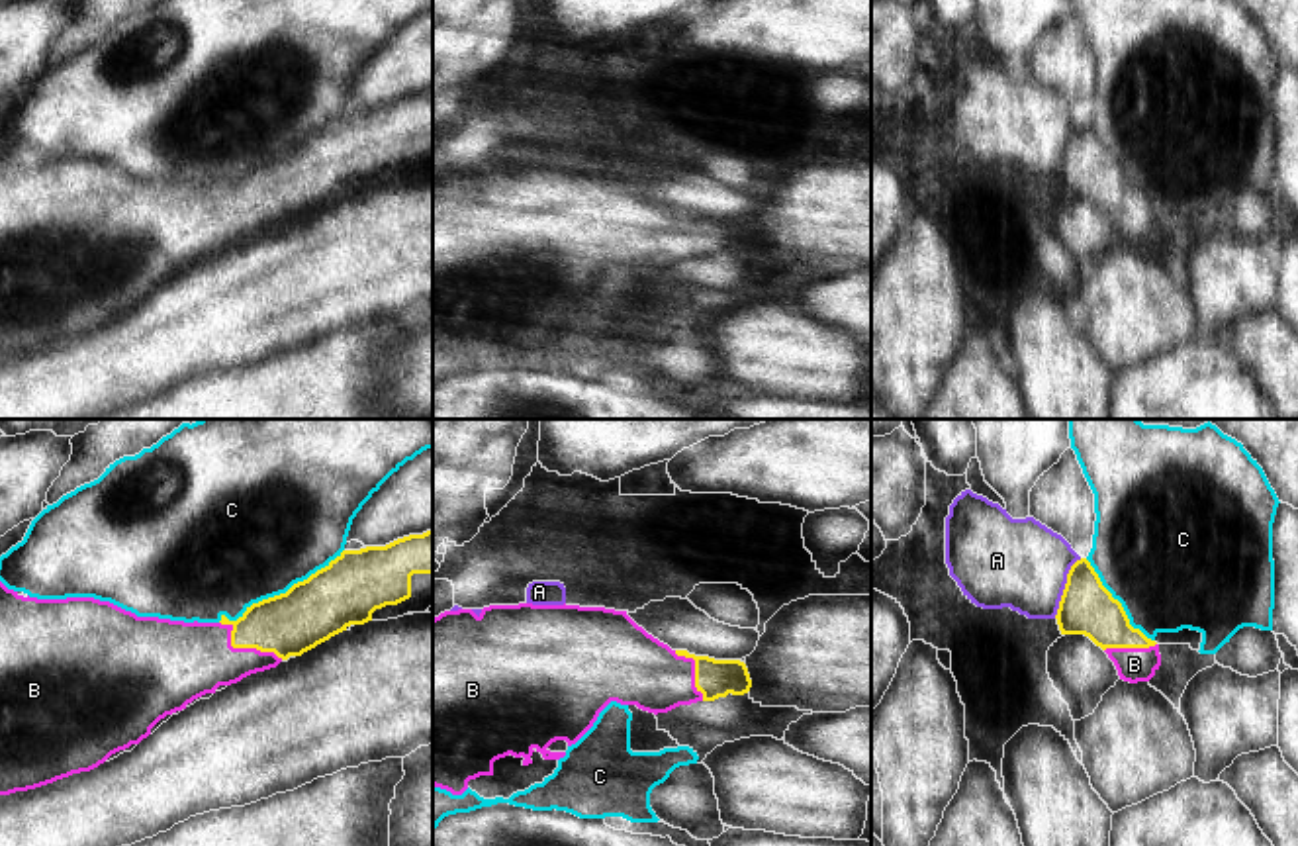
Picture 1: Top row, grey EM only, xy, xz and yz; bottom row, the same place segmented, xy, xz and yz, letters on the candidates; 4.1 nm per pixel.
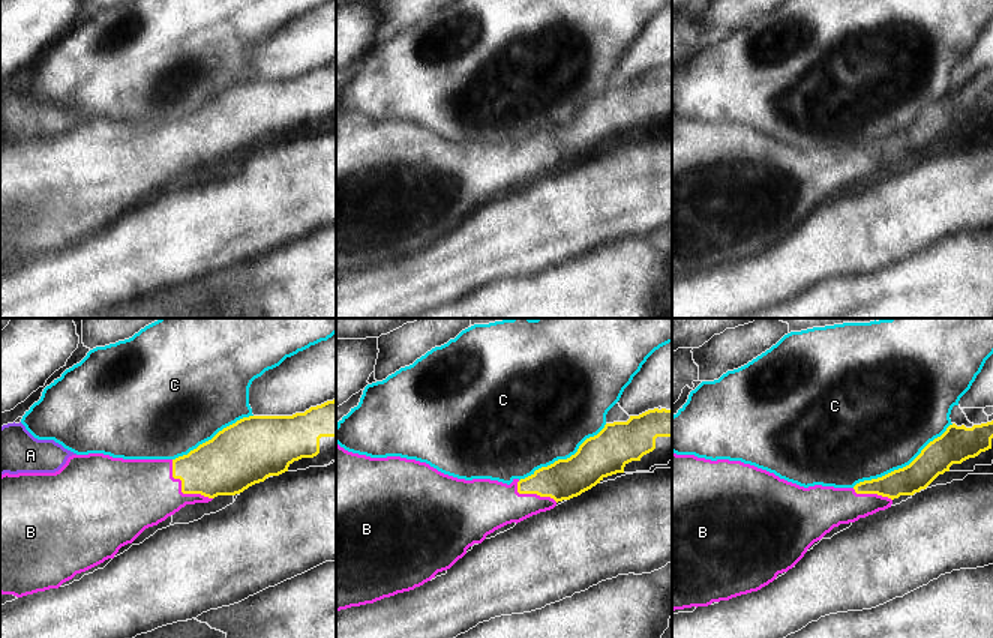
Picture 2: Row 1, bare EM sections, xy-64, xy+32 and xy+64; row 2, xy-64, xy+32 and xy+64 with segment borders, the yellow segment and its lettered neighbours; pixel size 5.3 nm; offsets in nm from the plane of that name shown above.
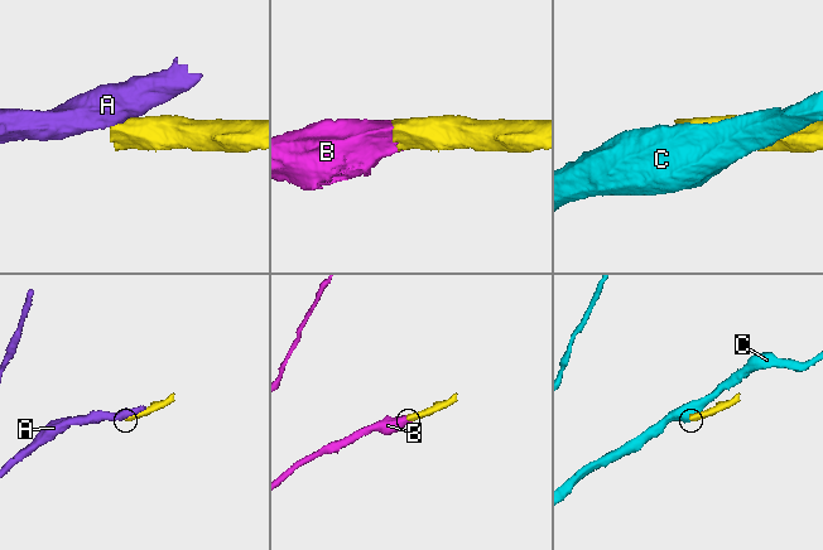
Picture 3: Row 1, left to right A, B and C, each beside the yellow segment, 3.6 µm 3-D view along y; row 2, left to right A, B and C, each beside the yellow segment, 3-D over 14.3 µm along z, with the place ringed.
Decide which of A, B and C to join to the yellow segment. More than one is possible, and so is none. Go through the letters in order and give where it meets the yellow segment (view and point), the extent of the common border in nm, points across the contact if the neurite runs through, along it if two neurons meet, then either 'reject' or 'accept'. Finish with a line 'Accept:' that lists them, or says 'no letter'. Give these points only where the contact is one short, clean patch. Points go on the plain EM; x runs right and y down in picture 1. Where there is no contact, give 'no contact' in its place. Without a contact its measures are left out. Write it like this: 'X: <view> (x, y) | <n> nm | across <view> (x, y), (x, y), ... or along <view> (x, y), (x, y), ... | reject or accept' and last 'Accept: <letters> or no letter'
A: yz (1066, 149) | 280 nm | along yz (1081, 120), (1067, 136), (1054, 179) | reject
B: xy (243, 208) | 300 nm | accept
C: xy (280, 155) | 600 nm | reject
Accept: B

